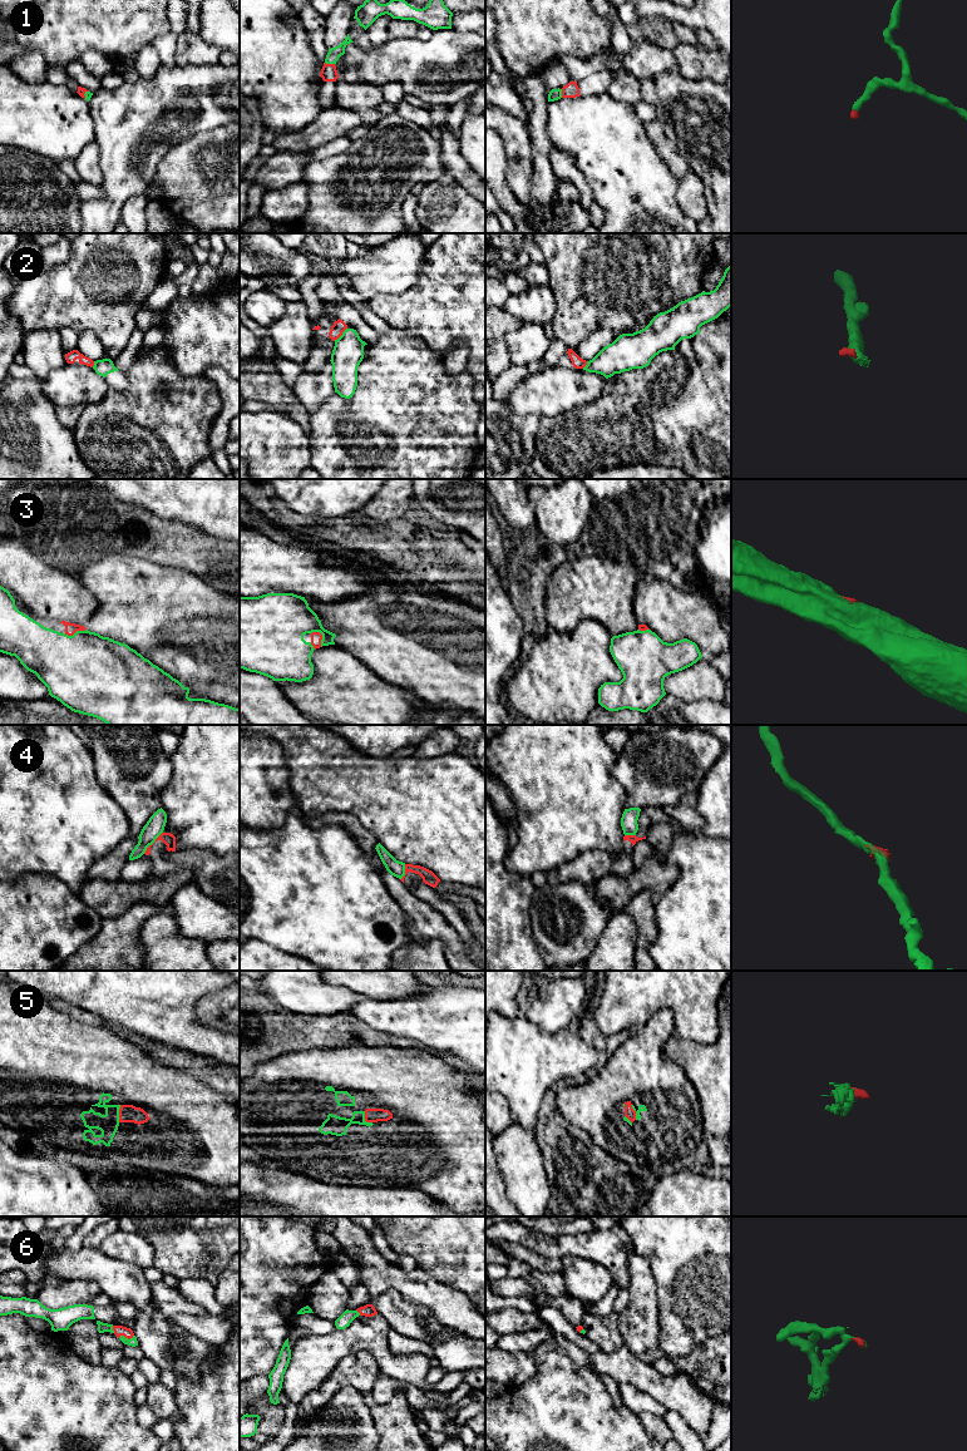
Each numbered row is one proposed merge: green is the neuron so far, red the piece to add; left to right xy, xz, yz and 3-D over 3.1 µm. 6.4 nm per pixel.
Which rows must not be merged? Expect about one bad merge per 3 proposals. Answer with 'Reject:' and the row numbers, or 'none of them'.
Reject: 2, 4

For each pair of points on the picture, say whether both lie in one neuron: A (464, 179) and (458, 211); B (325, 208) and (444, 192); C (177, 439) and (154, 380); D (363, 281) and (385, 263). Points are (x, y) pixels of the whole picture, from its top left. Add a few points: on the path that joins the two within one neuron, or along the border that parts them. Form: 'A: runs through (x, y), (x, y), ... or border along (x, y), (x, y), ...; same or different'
A: border along (445, 174), (449, 174), (472, 196); different
B: border along (445, 173), (427, 183); different
C: runs through (162, 424), (158, 399), (154, 395); same
D: runs through (368, 276), (380, 269); same

